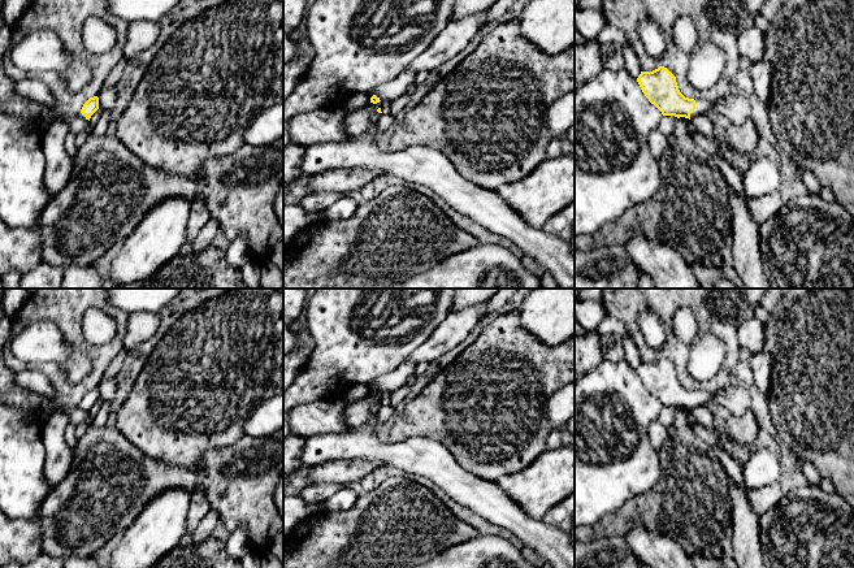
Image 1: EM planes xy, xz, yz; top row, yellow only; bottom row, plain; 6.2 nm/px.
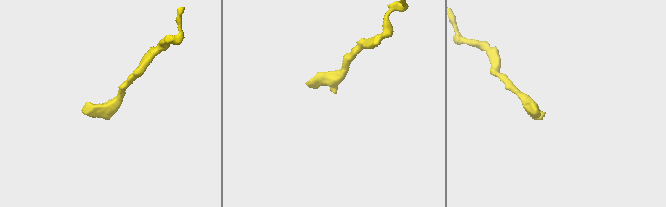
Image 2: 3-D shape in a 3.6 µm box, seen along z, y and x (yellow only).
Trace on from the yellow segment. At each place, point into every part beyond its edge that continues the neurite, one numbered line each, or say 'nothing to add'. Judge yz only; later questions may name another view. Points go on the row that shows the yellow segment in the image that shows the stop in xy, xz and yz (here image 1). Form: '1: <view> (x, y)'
1: yz (735, 107)

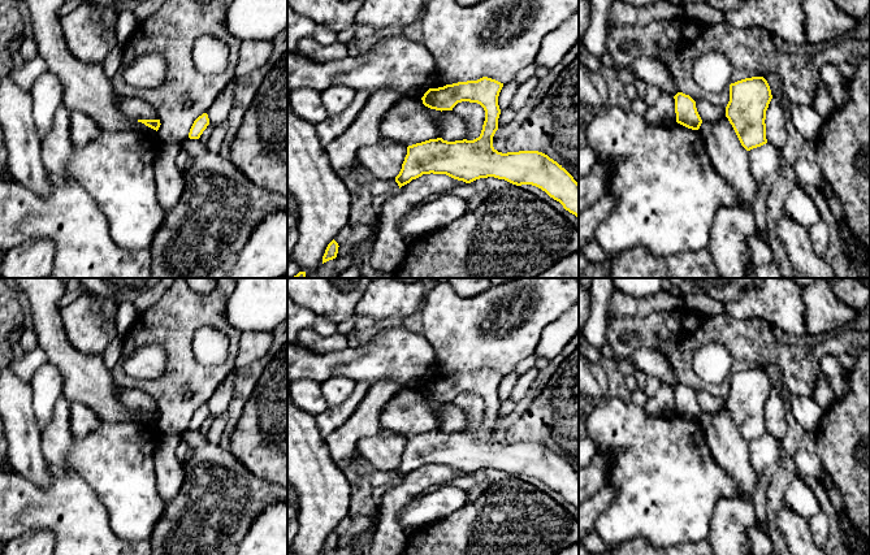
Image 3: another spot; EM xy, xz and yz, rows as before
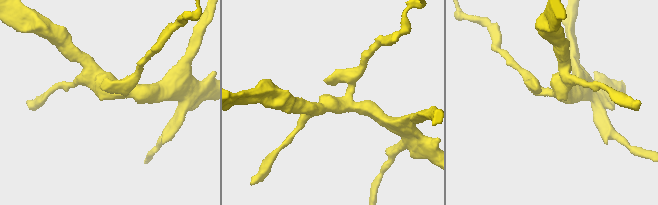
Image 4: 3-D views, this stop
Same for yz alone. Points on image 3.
nothing to add

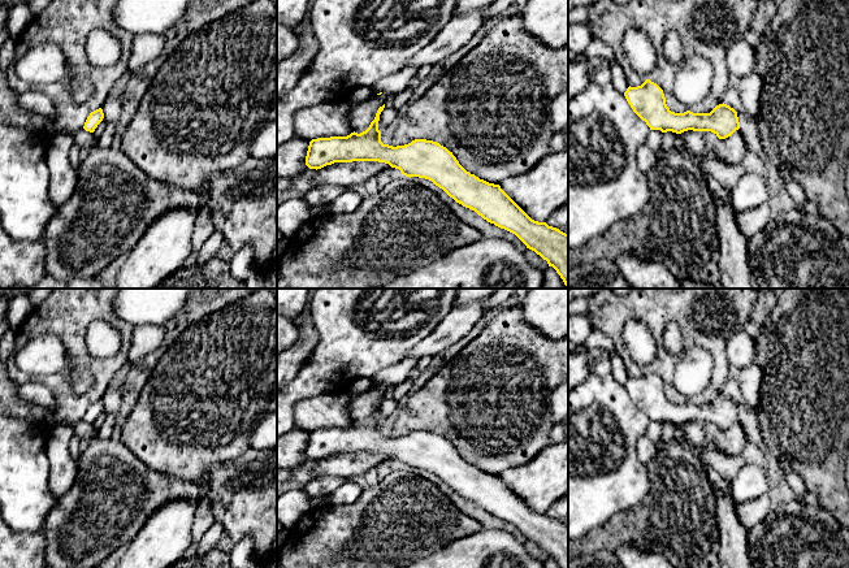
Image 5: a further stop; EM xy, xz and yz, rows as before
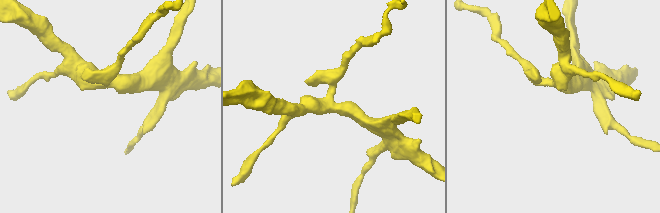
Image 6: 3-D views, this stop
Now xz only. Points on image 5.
nothing to add

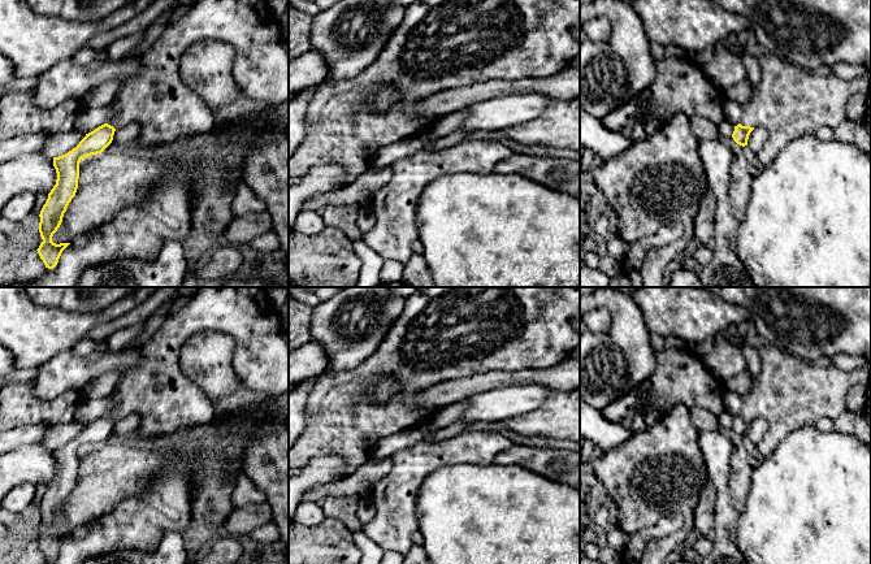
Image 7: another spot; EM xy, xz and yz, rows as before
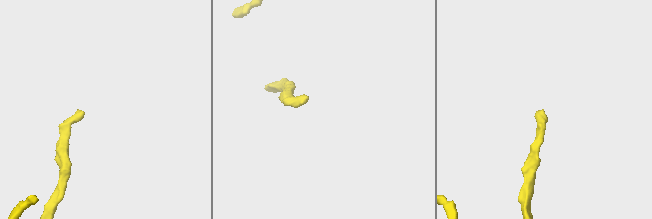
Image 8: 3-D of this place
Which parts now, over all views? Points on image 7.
1: yz (788, 102)

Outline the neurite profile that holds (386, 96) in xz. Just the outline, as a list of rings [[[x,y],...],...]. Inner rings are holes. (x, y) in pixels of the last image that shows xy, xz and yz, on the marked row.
[[[384,87],[378,91],[378,94],[370,100],[372,109],[386,109],[391,104],[399,103],[402,100],[402,95],[398,90],[393,87]]]

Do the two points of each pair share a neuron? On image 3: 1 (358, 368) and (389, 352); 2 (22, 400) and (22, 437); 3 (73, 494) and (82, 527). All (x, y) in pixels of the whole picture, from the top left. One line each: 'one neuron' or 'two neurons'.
1: one neuron
2: one neuron
3: one neuron

